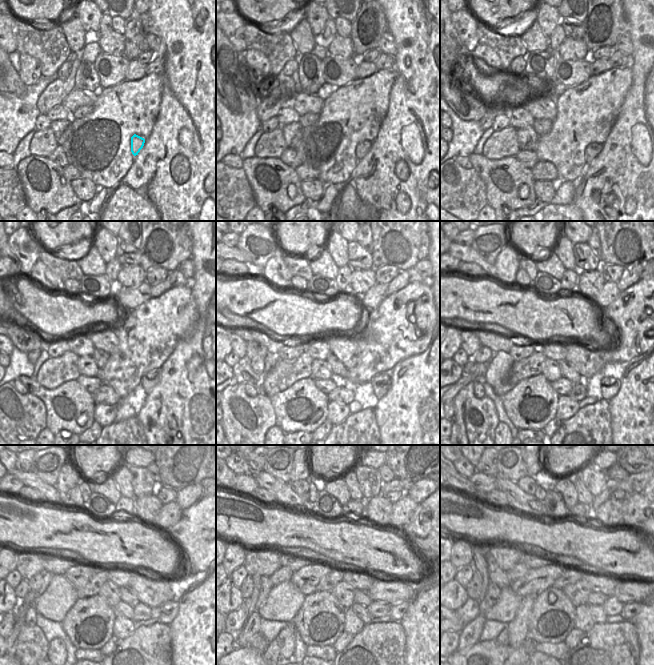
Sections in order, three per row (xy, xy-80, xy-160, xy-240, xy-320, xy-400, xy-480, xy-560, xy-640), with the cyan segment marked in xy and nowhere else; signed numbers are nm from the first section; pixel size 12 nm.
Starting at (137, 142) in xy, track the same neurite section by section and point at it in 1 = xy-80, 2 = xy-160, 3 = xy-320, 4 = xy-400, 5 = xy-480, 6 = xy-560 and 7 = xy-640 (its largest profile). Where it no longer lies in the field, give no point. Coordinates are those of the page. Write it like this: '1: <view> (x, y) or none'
1: xy-80 (362, 149)
2: xy-160 (592, 150)
3: xy-320 (381, 383)
4: xy-400 (610, 386)
5: xy-480 (168, 611)
6: xy-560 (397, 611)
7: xy-640 (629, 610)

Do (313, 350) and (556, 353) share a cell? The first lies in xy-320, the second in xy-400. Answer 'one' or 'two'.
one

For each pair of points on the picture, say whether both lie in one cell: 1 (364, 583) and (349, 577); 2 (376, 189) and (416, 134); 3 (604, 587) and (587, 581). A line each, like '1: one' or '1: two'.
1: one
2: one
3: one

